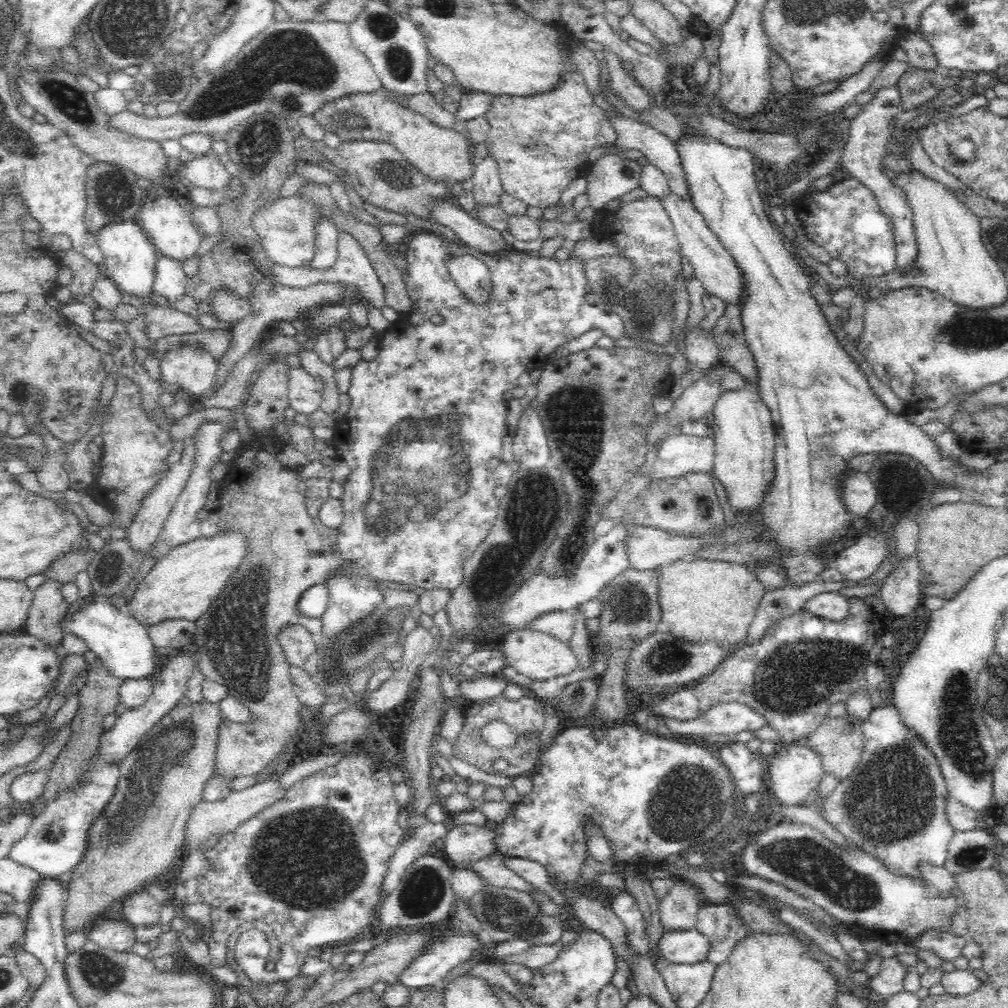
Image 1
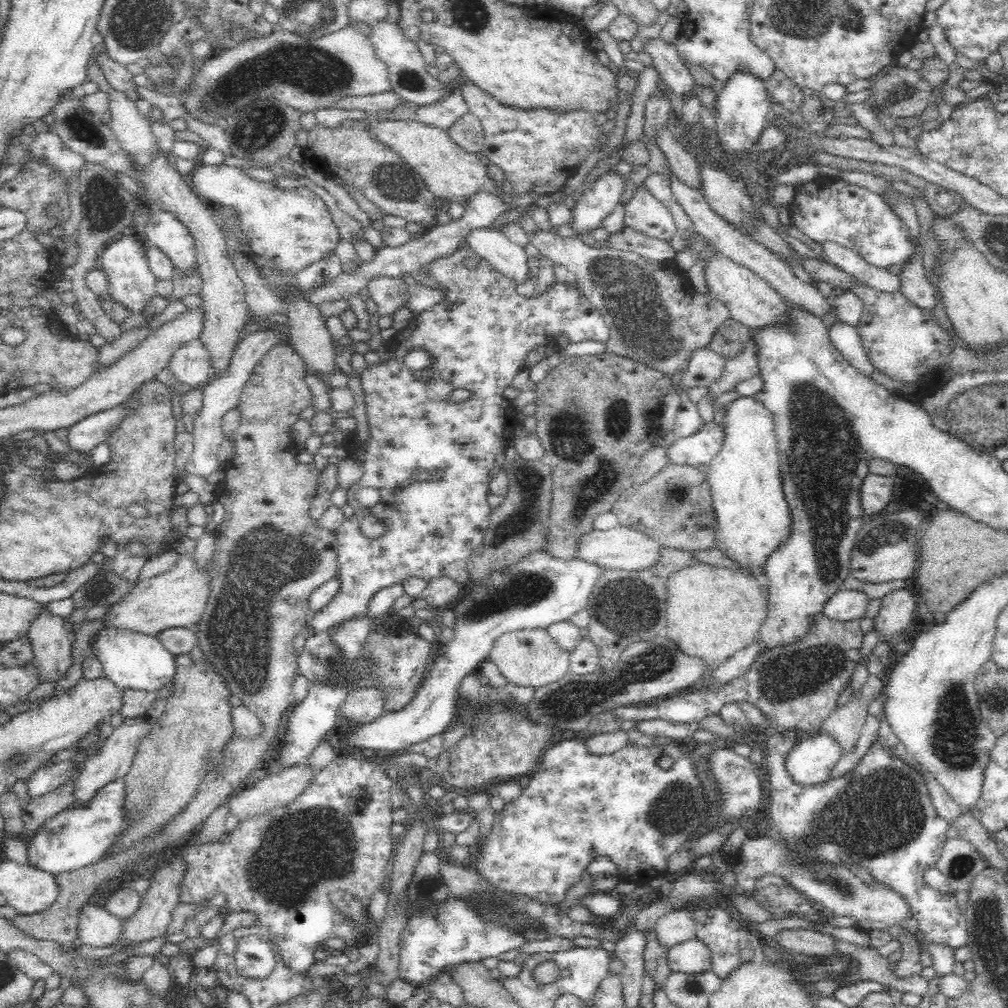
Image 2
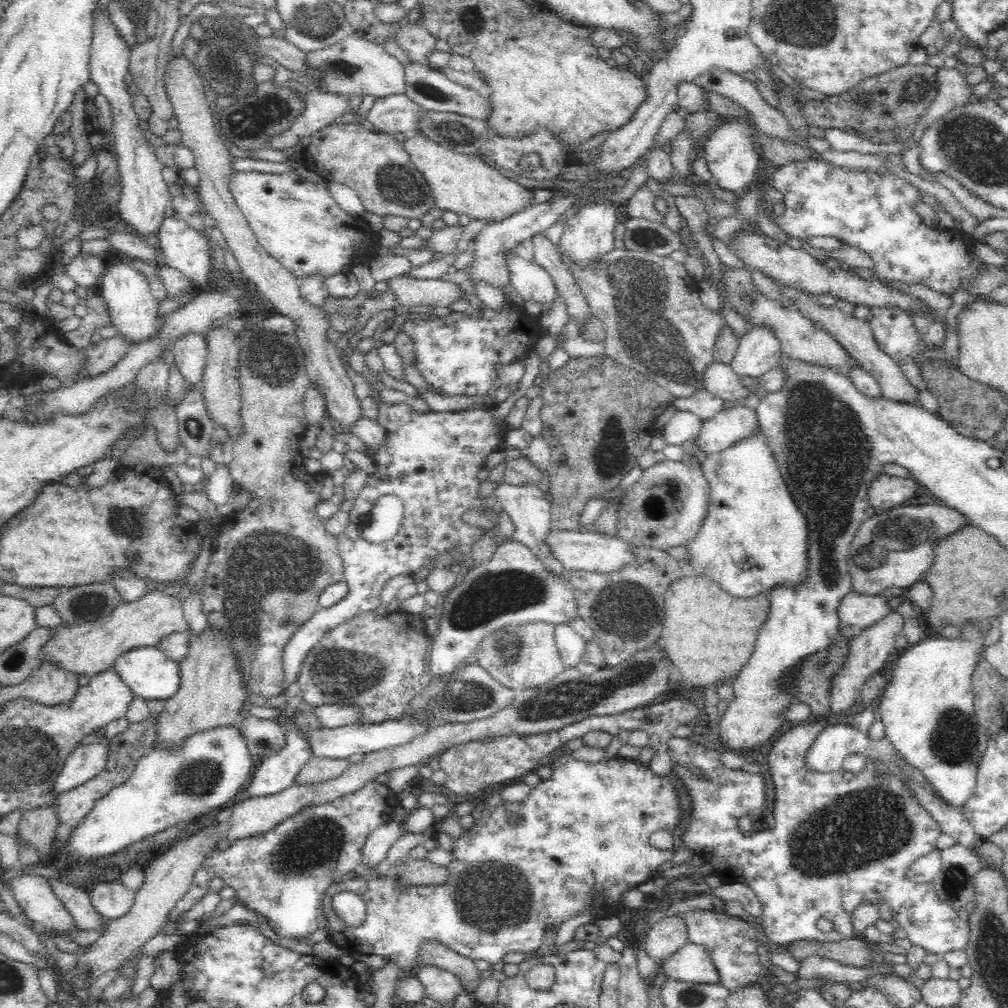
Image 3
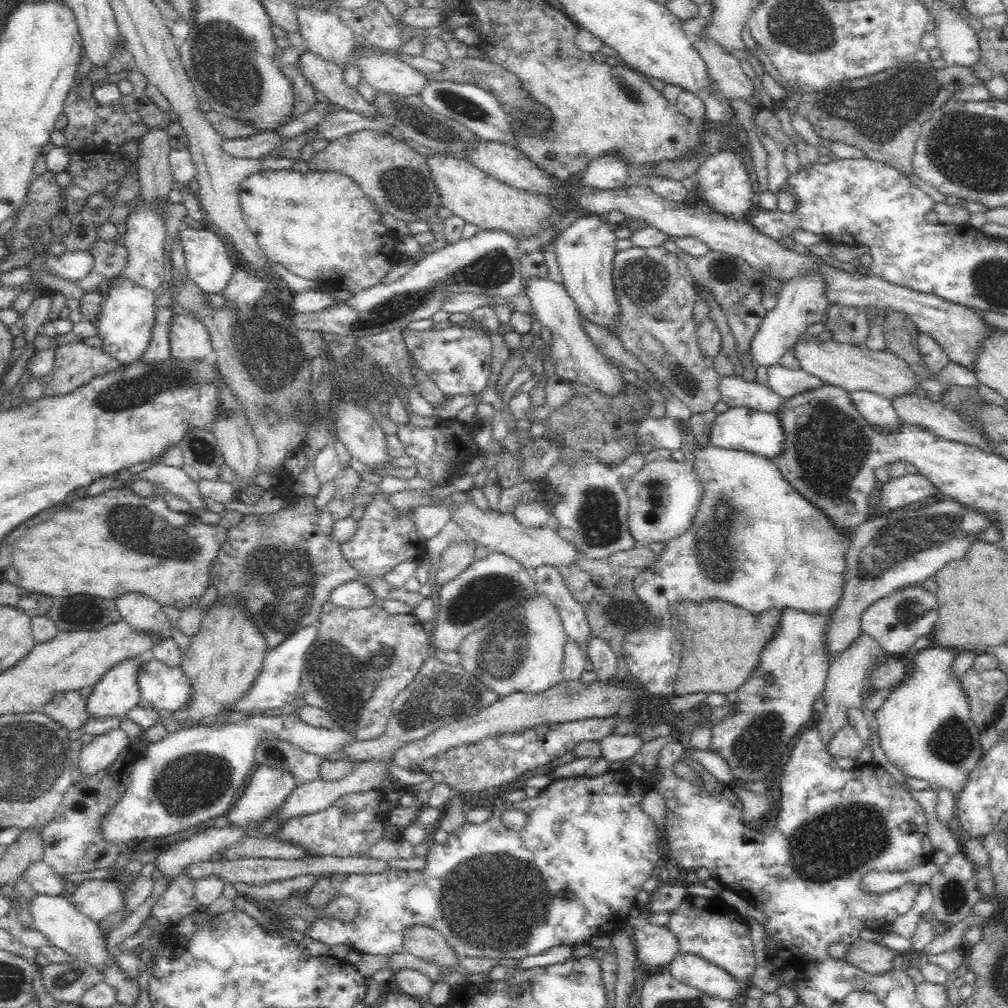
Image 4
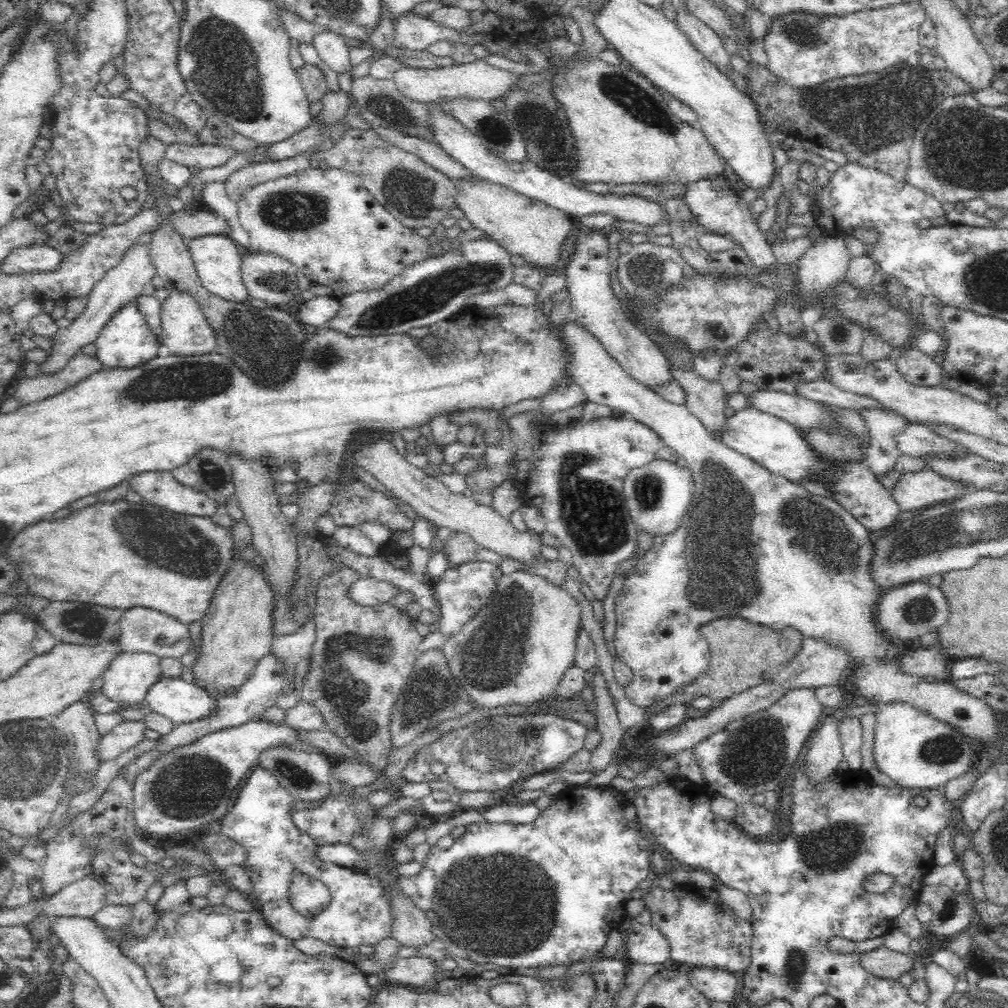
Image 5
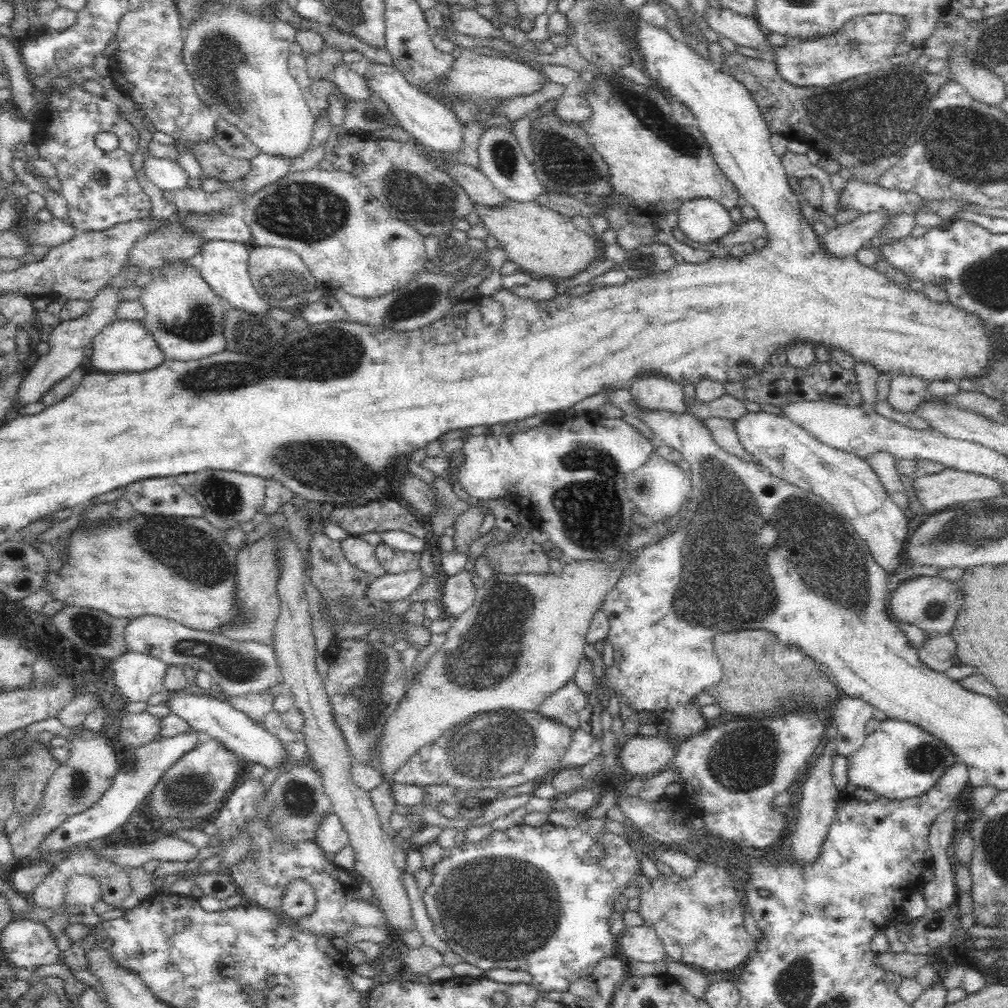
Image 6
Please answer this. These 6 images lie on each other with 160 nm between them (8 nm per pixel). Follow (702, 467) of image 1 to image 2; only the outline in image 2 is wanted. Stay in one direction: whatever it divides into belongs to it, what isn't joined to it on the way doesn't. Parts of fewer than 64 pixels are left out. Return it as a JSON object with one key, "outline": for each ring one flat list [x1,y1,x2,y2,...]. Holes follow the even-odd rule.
{"outline":[[704,423,696,434,678,439,667,450,670,464,688,464,694,467,706,465,718,454,725,441,726,427,724,423]]}

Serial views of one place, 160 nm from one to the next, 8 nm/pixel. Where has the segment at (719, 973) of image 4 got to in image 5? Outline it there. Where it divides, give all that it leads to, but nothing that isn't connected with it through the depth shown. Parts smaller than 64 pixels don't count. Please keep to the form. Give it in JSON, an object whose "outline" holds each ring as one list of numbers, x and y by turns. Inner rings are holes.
{"outline":[[693,967,687,974,688,982,710,1001,734,1003,736,977,730,971]]}

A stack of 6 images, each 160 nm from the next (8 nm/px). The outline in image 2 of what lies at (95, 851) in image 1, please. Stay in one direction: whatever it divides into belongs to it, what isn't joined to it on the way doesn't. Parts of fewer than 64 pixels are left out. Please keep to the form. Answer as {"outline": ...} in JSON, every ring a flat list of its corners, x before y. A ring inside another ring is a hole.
{"outline":[[189,655,175,658,176,674,172,692,165,699,163,715,140,741,136,756,126,774,126,813,138,813,138,824,114,842,110,852,120,852,163,822,178,814,194,796,202,782,202,764,218,754,234,736,233,706,226,679,210,660,192,660]]}

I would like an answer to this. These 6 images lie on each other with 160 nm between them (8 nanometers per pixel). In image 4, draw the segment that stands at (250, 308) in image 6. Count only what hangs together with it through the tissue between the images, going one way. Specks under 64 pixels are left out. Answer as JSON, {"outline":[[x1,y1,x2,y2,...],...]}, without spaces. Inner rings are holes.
{"outline":[[208,225,201,229,182,227,178,232,178,238,183,248,185,266,190,278,196,281,196,284,208,294,221,294,224,292,239,265,239,262,230,251,231,246,221,240,216,235,215,229]]}

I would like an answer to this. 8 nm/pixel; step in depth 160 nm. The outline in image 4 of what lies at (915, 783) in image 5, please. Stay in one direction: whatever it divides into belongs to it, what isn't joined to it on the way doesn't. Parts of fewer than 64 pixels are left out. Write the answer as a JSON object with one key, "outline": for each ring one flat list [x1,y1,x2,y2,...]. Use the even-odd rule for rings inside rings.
{"outline":[[930,644,925,650,918,651,918,654,912,658,912,670,910,670,910,676,906,676,905,681,901,682,898,688,895,688,888,694,887,698,883,702,882,706,875,712,875,717,878,722,878,734,879,743,881,744,882,750,884,750,884,756,888,758,888,762,906,778,916,778,916,780,924,780,924,782,930,782,930,789,938,788,948,788,958,794,960,792,966,778,968,778,971,770,977,765,977,762,982,756,982,748,980,745,980,734,982,732,976,726,976,723,971,719,971,708,969,707,969,701,964,691,959,685,958,677,954,676,952,673,952,661,957,656,957,653,952,652,950,649,944,649,936,647]]}

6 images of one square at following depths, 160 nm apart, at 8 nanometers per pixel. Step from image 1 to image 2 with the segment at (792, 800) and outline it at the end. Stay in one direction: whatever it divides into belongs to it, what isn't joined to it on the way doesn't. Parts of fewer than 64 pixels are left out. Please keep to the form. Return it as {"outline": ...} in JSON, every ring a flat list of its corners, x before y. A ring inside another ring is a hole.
{"outline":[[824,731,813,735,808,733,790,752,786,767,800,784,821,783,830,777,844,753,842,743,832,734]]}

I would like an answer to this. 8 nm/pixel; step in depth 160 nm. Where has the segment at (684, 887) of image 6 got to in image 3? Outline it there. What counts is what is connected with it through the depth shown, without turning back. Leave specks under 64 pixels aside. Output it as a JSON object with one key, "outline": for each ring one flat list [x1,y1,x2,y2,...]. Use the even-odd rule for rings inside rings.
{"outline":[[690,910,678,912,678,919,686,925,688,942,702,945,713,960,722,984,734,992,738,988,747,988,758,983,764,966,759,959,756,930,753,926,738,916,716,914,710,910]]}

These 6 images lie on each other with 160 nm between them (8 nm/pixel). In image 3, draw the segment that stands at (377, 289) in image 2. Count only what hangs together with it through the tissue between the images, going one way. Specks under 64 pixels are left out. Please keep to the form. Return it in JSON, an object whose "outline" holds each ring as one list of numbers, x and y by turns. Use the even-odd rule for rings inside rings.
{"outline":[[400,275,387,283,400,306,449,308,460,300,466,300,462,287,452,280,416,279,409,275]]}

